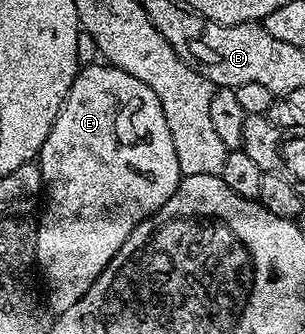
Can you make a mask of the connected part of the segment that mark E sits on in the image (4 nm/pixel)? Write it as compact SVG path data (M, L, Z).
M84 65L77 70L76 79L70 85L70 89L64 98L62 109L46 137L38 156L38 166L40 169L40 182L42 184L42 195L46 202L38 215L36 224L36 263L38 271L44 274L44 283L48 286L48 295L46 291L46 306L53 316L66 313L70 305L74 305L94 285L94 281L106 269L106 265L126 245L126 237L134 233L136 226L144 219L150 218L159 207L166 205L170 197L176 191L176 187L181 181L180 166L178 165L178 153L174 153L174 141L170 137L170 129L166 125L166 117L162 113L162 107L156 94L138 77L130 77L121 67L111 65Z

